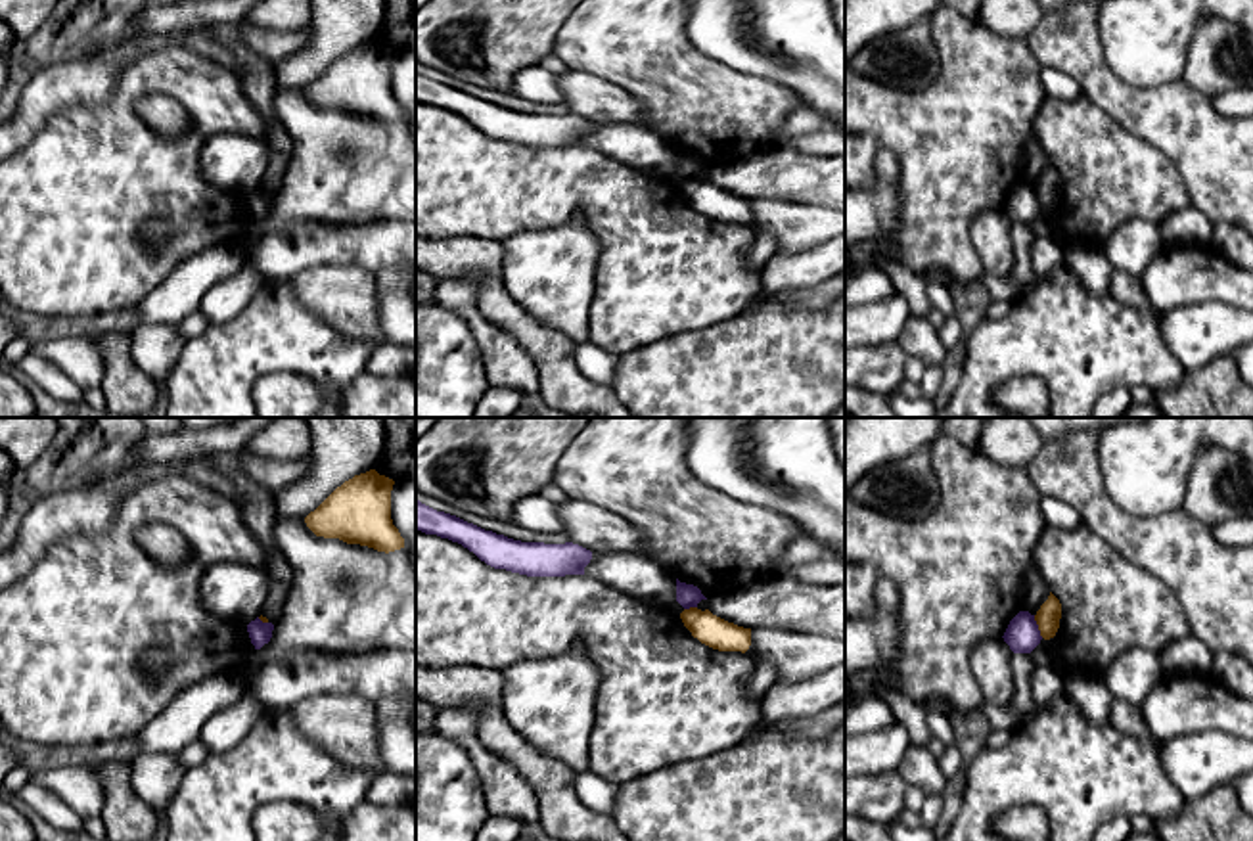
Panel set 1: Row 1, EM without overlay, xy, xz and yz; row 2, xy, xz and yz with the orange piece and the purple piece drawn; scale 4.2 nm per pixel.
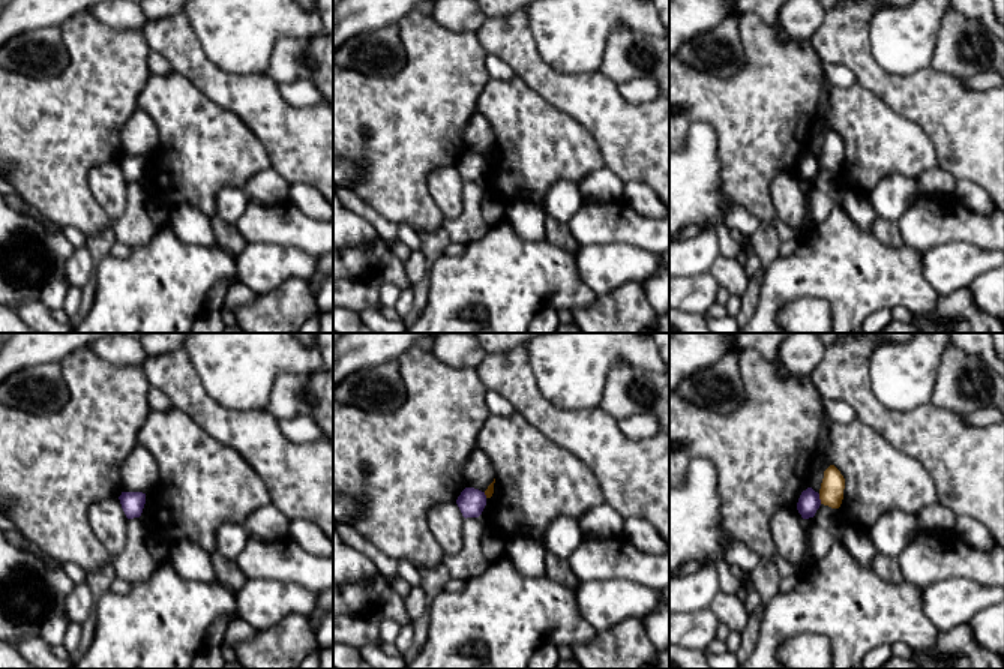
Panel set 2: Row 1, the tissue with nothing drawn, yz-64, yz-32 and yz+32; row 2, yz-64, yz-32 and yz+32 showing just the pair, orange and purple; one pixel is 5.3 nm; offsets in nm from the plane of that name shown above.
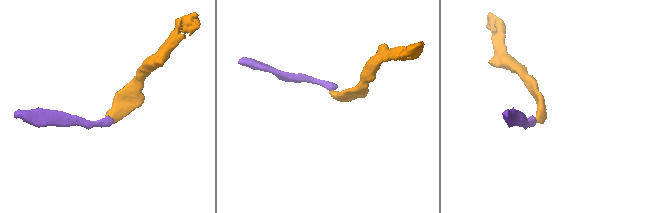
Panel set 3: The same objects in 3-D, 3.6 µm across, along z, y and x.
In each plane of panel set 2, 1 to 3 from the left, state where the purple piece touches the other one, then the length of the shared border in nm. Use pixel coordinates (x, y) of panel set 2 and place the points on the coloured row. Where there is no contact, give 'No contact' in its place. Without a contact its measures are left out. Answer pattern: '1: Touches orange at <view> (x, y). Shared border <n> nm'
1: No contact
2: Touches orange at yz-32 (485, 494). Shared border 40 nm
3: Touches orange at yz+32 (820, 498). Shared border 60 nm

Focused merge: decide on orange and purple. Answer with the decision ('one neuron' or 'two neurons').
two neurons

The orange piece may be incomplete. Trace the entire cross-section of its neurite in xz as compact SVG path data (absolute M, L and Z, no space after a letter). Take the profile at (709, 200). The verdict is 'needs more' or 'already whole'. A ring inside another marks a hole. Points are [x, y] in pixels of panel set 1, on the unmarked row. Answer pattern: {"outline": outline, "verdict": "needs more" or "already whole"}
{"outline": "M690 178L680 184L680 190L694 209L713 220L745 224L751 216L751 199L728 193L709 180Z", "verdict": "already whole"}

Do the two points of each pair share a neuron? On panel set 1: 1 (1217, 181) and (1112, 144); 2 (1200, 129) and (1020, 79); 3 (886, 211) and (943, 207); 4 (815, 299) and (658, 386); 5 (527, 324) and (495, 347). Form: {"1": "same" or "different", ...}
{"1": "same", "2": "different", "3": "different", "4": "different", "5": "different"}

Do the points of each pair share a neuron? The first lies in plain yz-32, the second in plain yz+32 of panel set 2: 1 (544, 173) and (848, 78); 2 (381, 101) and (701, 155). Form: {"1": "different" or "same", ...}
{"1": "different", "2": "different"}

